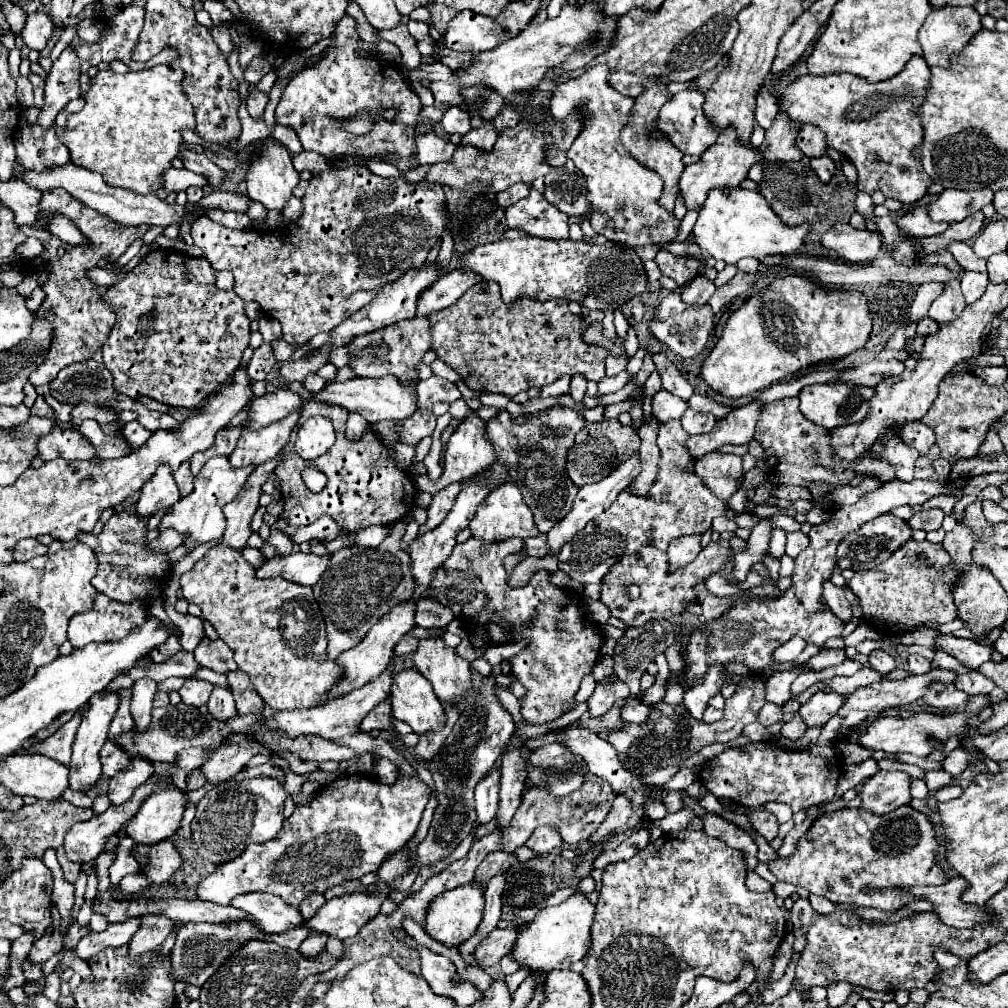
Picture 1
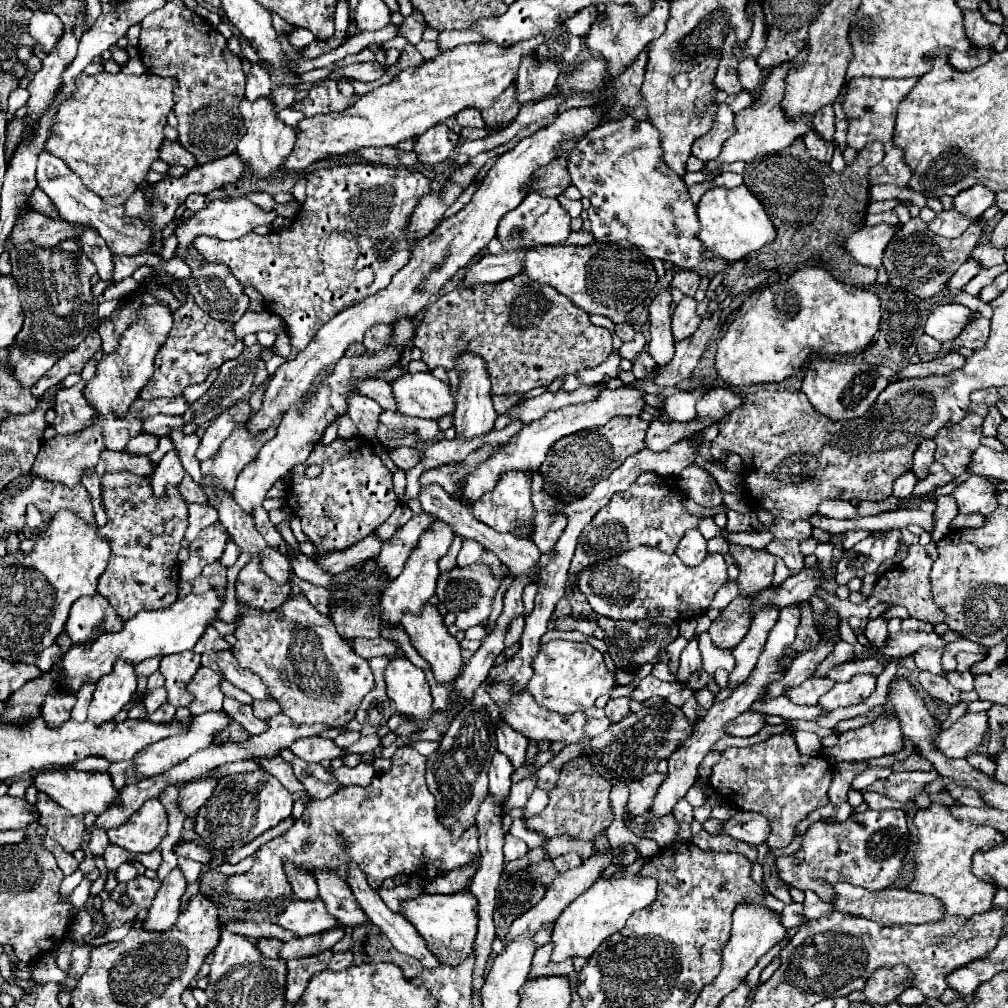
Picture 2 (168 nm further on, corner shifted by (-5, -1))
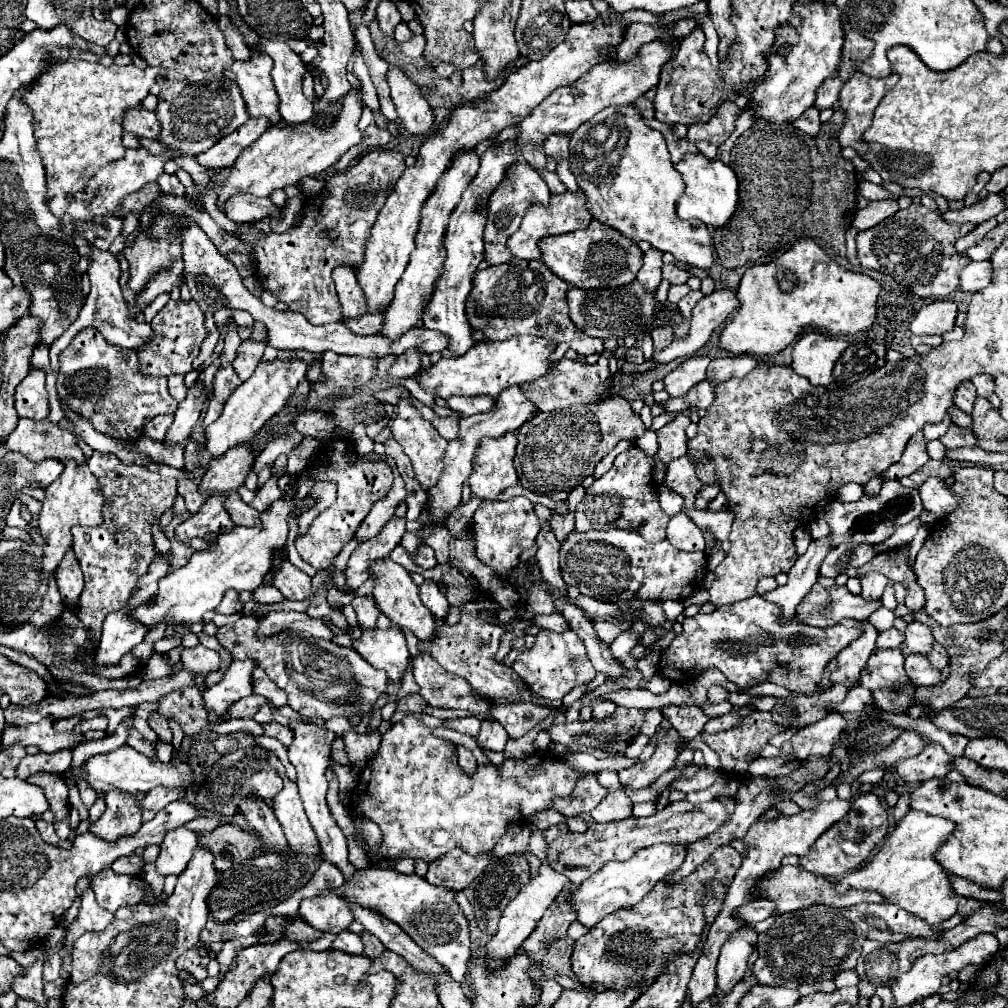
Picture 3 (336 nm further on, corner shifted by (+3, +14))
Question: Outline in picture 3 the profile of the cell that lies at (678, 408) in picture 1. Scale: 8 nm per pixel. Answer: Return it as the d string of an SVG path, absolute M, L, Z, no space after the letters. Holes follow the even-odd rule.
M696 356L696 358L684 360L678 368L674 368L664 378L664 390L670 396L684 396L692 386L706 380L708 362L710 362L708 356Z

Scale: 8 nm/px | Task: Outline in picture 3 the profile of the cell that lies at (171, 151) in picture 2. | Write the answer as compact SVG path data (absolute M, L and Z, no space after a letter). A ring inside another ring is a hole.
M134 108L124 114L124 130L140 138L150 138L150 140L160 138L160 122L156 114L144 108Z

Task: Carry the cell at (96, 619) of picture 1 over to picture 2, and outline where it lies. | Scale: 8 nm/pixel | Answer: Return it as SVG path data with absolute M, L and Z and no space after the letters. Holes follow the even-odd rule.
M100 593L94 597L80 597L76 603L72 603L66 621L66 633L74 643L80 645L88 639L94 627L102 627L106 633L122 629L122 619L112 611L108 599Z

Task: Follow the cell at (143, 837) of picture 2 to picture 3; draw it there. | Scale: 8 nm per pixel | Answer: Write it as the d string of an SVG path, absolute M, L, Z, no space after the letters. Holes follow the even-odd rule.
M110 790L106 794L104 814L90 826L92 834L98 834L102 840L116 840L120 836L134 834L142 826L140 800L144 800L144 794L126 796L118 790Z

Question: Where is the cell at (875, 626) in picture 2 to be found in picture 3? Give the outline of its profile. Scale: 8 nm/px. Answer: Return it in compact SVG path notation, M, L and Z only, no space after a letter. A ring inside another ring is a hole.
M868 572L864 578L860 578L860 584L862 584L864 600L880 600L888 580L878 572Z

